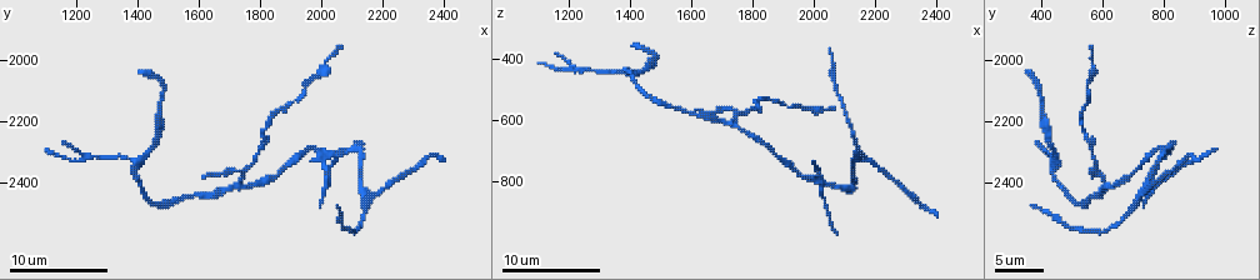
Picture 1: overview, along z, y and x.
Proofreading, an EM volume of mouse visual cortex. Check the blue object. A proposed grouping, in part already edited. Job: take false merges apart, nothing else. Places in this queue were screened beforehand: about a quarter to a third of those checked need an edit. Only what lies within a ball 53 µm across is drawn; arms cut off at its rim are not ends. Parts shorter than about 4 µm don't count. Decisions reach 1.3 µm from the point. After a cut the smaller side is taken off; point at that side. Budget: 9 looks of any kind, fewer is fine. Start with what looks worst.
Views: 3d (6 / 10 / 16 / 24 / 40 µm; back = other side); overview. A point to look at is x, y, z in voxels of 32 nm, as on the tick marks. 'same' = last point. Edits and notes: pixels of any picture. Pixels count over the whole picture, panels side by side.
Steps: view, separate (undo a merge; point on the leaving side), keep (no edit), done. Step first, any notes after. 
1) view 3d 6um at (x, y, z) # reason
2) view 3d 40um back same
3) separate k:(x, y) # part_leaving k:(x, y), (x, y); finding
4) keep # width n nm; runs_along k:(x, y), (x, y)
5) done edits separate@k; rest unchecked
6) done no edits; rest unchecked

view 3d 16um at (2130, 2280, 810) # two arms in line, one across

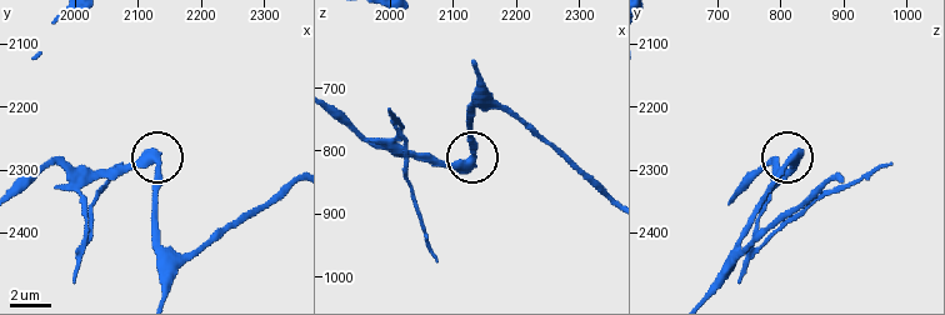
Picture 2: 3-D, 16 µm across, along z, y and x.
view 3d 16um back at (2125, 2290, 810) # from behind

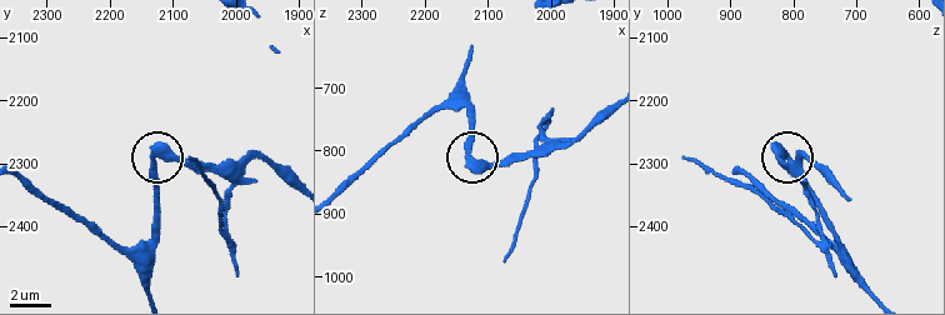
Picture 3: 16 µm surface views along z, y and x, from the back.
keep # width 340 nm; runs_along 3:(609, 106), (569, 143), (513, 160), (469, 156), (468, 121); all the same neuron

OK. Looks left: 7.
view 3d 16um at (2160, 2450, 720)

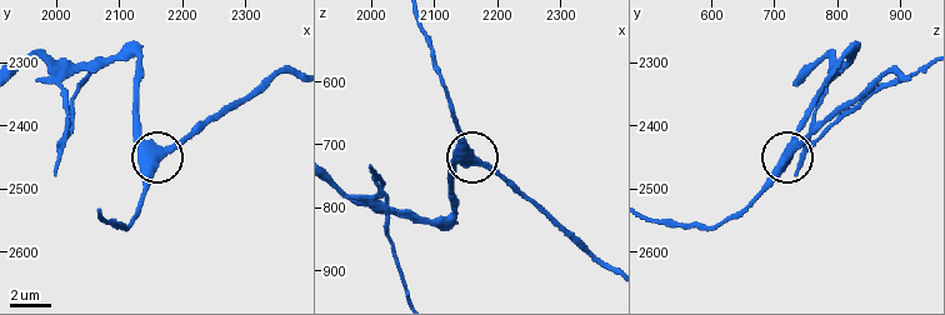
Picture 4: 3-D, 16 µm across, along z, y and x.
view 3d 16um back at (2170, 2445, 725)

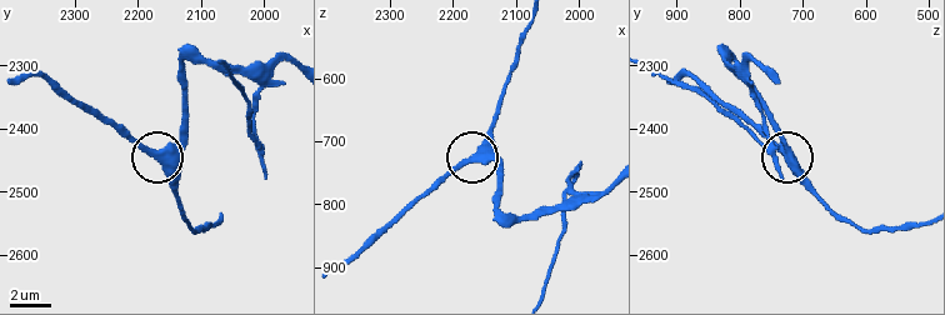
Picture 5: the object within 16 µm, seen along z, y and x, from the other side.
keep # width 440 nm; all the same neuron

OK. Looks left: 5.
view 3d 10um at (1540, 2450, 560) # thick turns thin

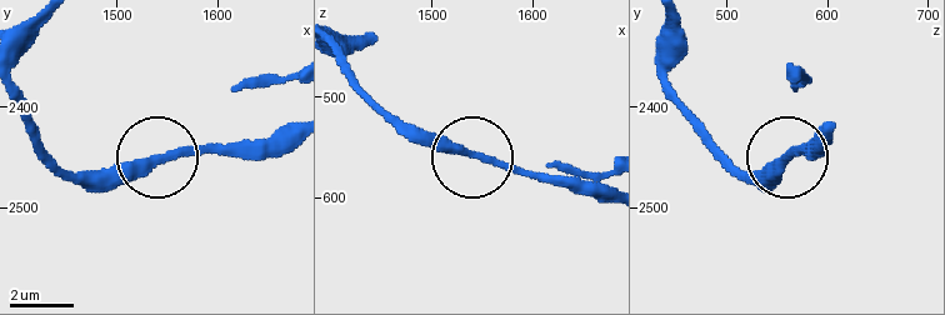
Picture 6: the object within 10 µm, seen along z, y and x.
view 3d 6um at (1540, 2456, 558) # closer look

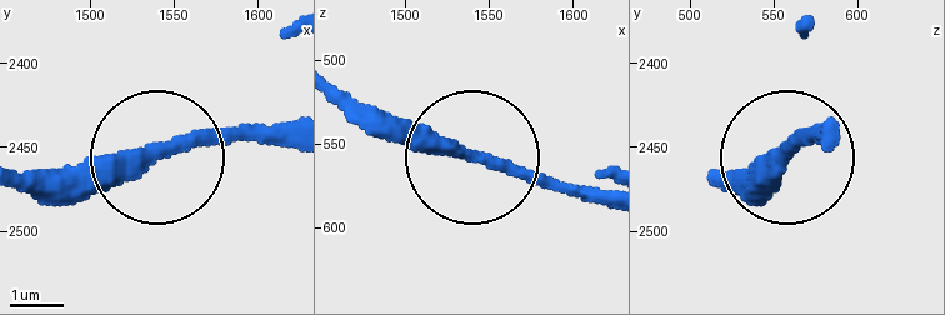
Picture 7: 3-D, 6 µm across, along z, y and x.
keep # all the same neuron

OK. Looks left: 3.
view 3d 10um at (1830, 2390, 680)

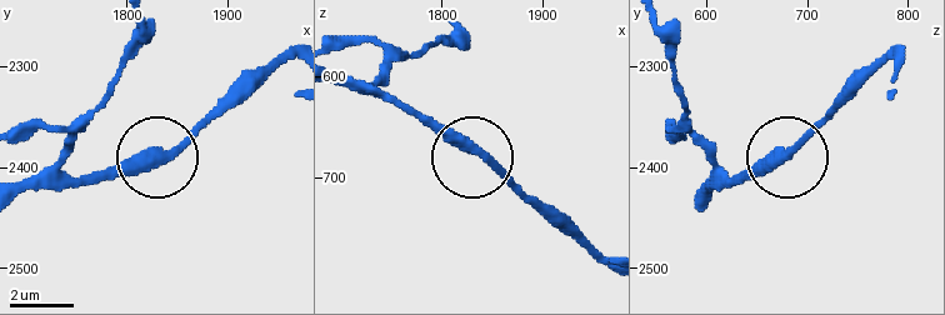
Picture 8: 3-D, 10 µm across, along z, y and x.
keep # side_arm 33 um; continuous, no second neuron

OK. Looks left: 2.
done no edits; rest unchecked

